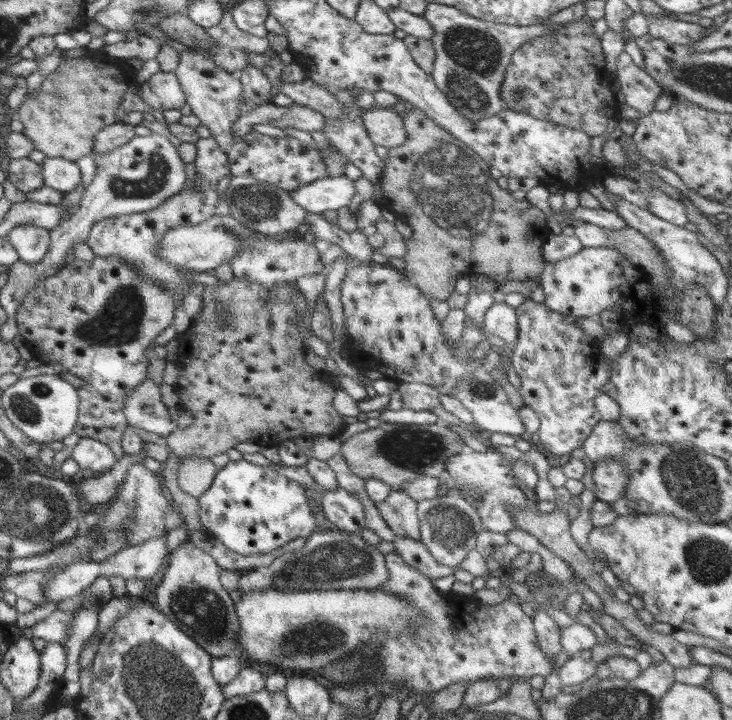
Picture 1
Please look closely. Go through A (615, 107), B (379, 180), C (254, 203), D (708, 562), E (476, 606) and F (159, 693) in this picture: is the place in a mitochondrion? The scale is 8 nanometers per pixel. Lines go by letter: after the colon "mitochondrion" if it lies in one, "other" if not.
A: other
B: other
C: mitochondrion
D: mitochondrion
E: other
F: mitochondrion

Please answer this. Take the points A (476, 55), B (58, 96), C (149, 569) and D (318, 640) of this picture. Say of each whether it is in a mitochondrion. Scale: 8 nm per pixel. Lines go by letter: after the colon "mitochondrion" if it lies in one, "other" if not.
A: mitochondrion
B: mitochondrion
C: other
D: mitochondrion

